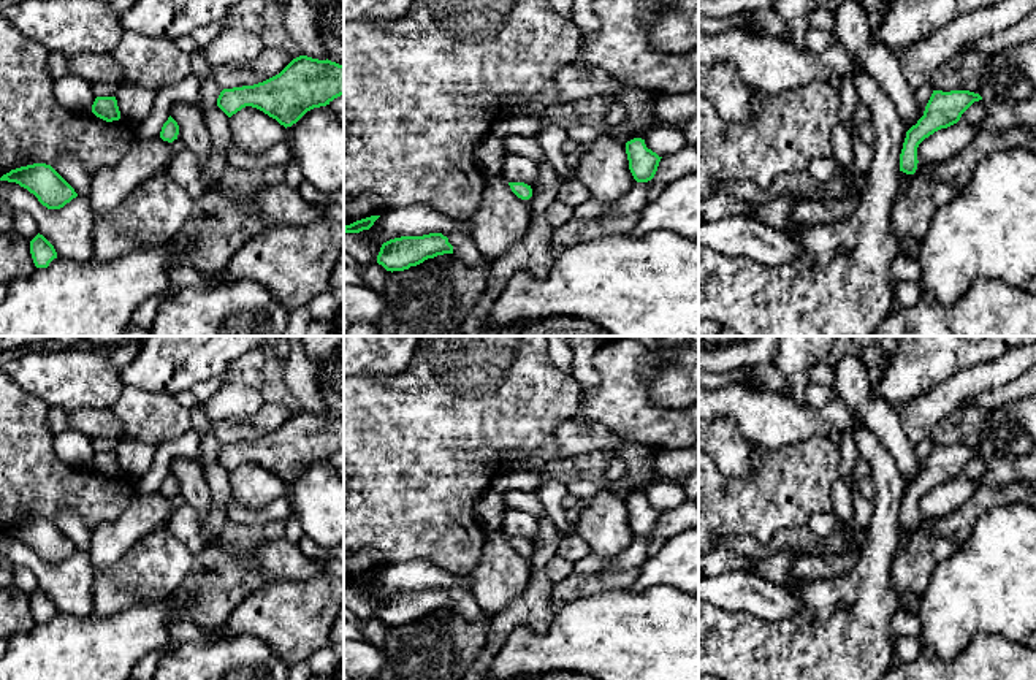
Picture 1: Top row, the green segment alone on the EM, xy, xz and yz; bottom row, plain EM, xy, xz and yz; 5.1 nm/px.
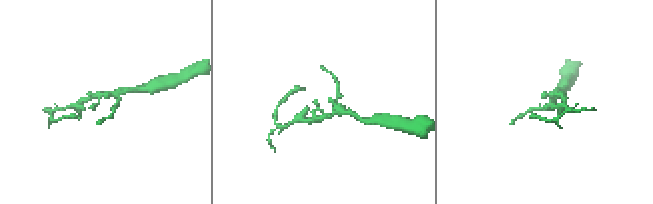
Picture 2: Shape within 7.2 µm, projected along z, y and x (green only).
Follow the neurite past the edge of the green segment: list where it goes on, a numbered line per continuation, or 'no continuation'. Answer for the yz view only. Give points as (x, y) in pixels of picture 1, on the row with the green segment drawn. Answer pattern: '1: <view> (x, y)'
no continuation

